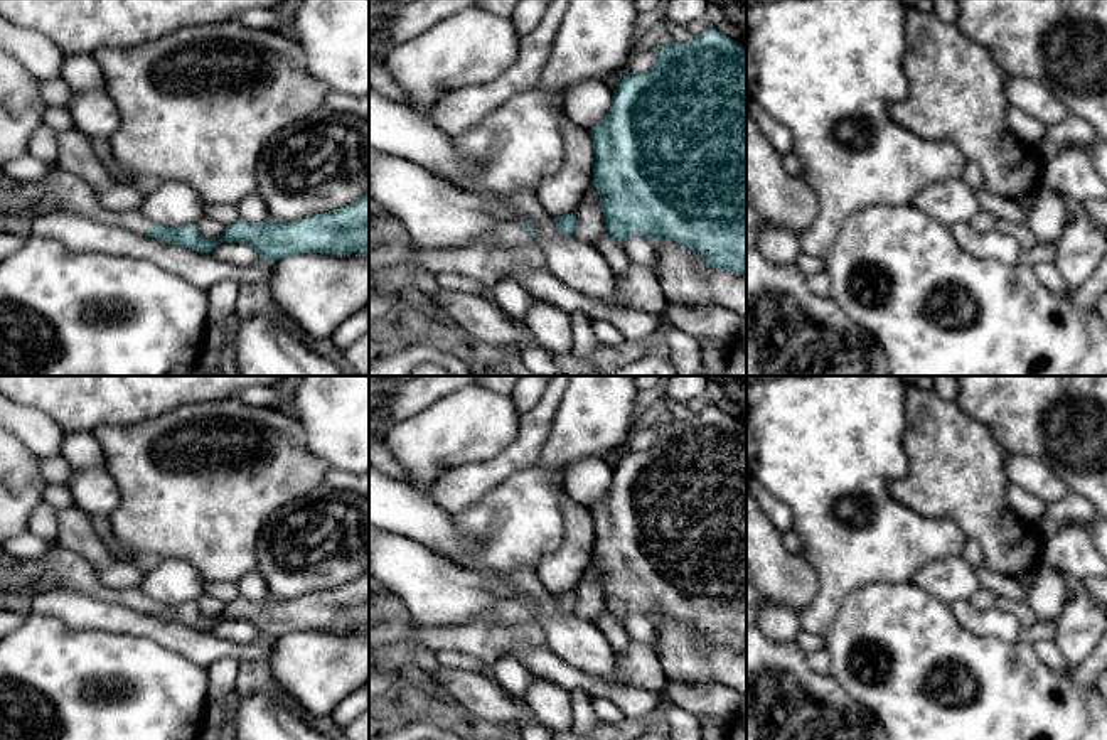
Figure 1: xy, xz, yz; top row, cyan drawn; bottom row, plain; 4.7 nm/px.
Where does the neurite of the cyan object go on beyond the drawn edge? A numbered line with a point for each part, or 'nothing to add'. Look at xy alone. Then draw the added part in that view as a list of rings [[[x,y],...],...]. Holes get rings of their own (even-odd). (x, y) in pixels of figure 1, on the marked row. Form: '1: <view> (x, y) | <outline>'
1: xy (21, 199) | [[[56,165],[45,185],[17,182],[0,174],[0,216],[34,219],[44,209],[44,196],[54,194],[56,209],[72,211],[106,224],[118,224],[147,234],[152,223],[138,211],[113,212],[98,202],[96,190],[81,177]]]

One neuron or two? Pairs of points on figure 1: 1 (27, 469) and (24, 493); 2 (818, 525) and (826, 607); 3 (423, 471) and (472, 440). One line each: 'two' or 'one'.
1: one
2: one
3: one

